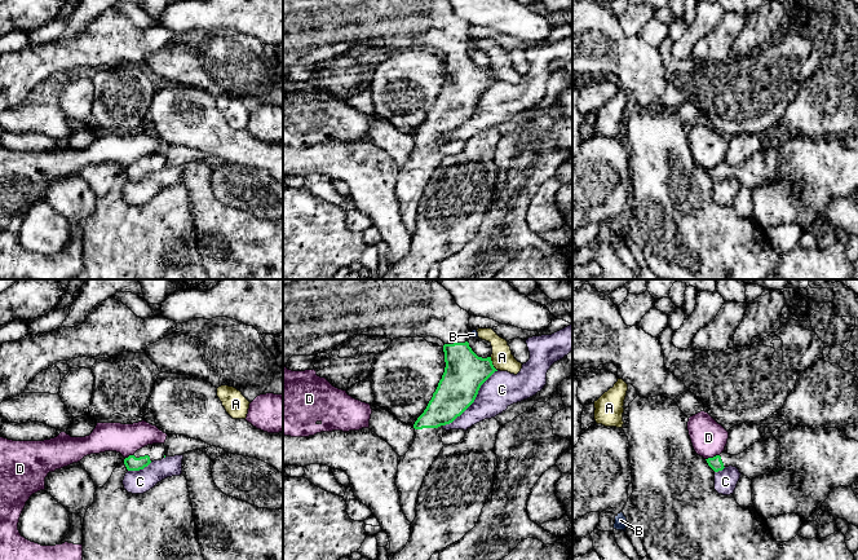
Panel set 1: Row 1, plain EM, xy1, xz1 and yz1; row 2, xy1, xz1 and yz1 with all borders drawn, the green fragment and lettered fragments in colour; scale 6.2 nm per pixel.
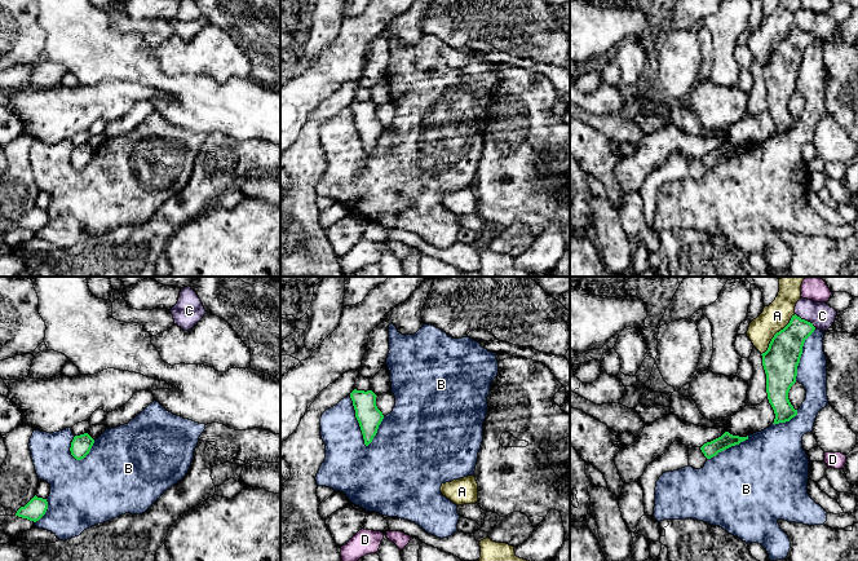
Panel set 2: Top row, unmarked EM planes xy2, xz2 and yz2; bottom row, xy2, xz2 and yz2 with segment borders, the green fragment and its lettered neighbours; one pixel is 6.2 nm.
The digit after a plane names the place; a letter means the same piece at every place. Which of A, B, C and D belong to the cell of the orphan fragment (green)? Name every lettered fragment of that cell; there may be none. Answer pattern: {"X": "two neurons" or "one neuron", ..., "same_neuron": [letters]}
{"A": "two neurons", "B": "two neurons", "C": "two neurons", "D": "two neurons", "same_neuron": []}

